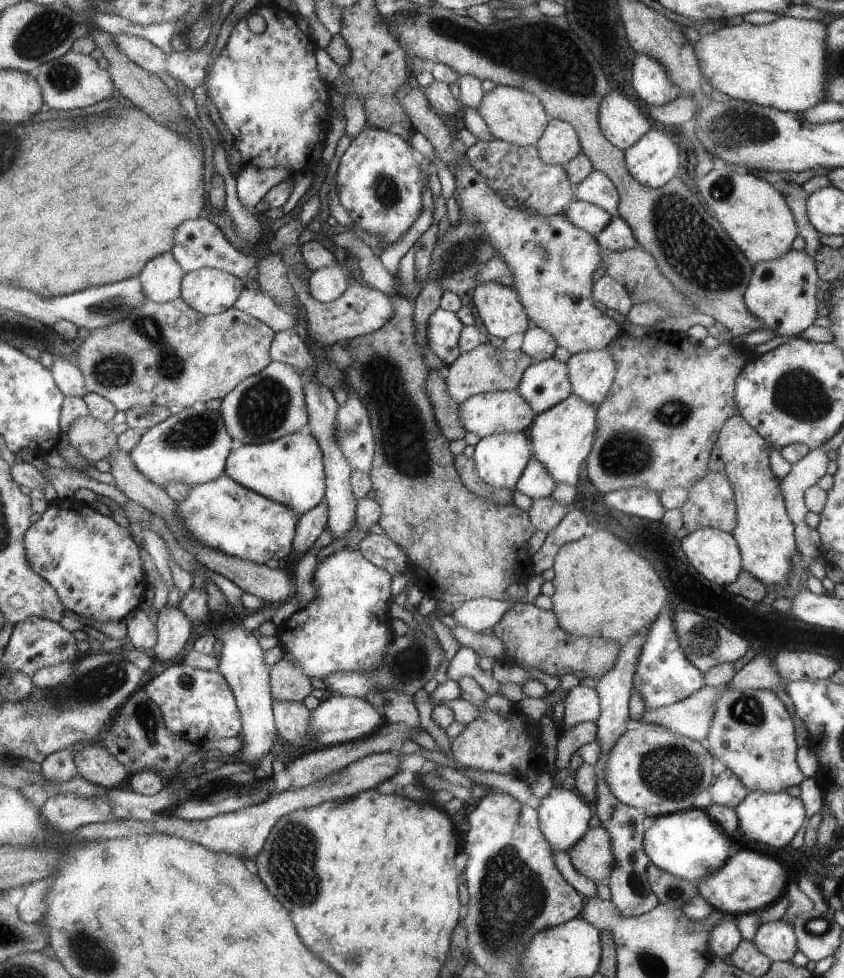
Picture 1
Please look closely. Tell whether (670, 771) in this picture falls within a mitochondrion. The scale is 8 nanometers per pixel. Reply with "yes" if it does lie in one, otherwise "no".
yes

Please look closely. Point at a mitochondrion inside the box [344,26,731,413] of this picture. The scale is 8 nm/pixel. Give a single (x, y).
(457, 257)

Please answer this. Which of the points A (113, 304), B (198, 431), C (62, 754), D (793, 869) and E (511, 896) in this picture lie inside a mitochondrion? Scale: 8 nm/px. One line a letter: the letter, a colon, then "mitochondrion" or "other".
A: mitochondrion
B: mitochondrion
C: other
D: other
E: mitochondrion

